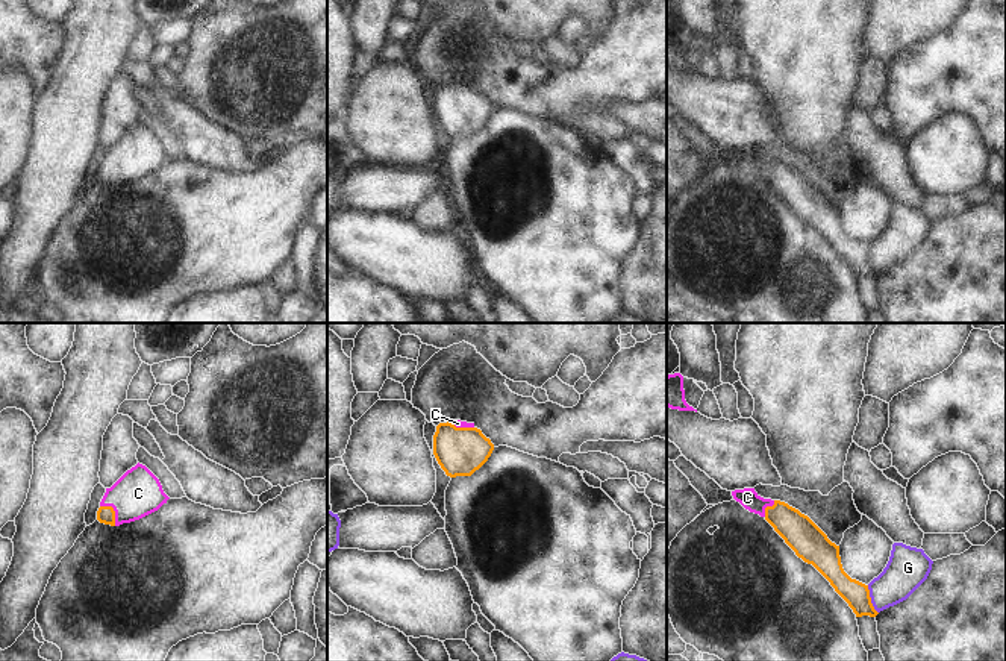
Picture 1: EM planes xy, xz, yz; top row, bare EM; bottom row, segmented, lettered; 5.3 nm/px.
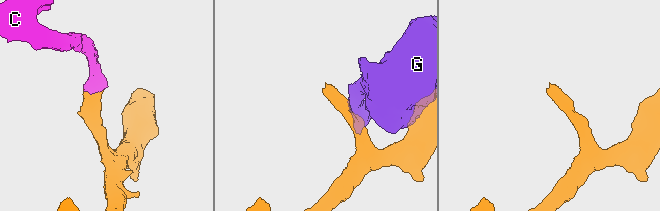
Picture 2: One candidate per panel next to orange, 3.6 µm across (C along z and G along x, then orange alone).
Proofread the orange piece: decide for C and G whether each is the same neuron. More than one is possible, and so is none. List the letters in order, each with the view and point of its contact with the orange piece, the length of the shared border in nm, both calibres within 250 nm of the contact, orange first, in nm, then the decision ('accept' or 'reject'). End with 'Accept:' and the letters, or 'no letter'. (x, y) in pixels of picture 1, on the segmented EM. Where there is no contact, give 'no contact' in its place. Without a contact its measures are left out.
C: meets orange in xy at (114, 511); contact 140 nm long; 90 nm thick on the orange side, 260 nm on the other; accept
G: meets orange in yz at (870, 599); contact 160 nm long; 140 nm thick on the orange side, 220 nm on the other; reject
Accept: C

